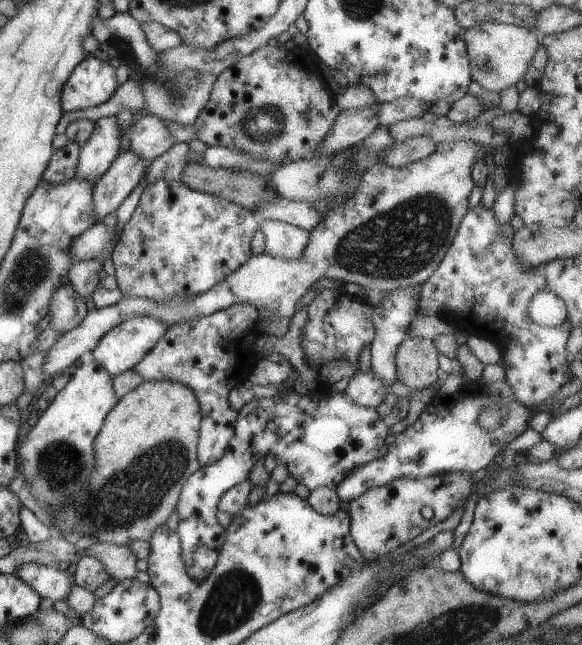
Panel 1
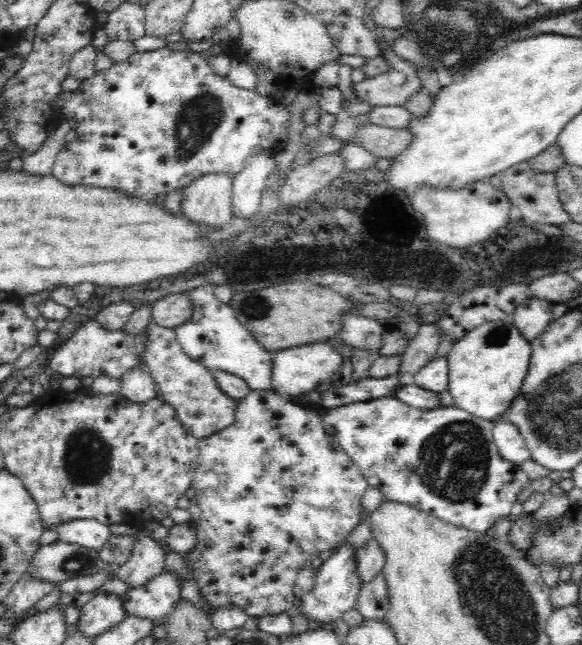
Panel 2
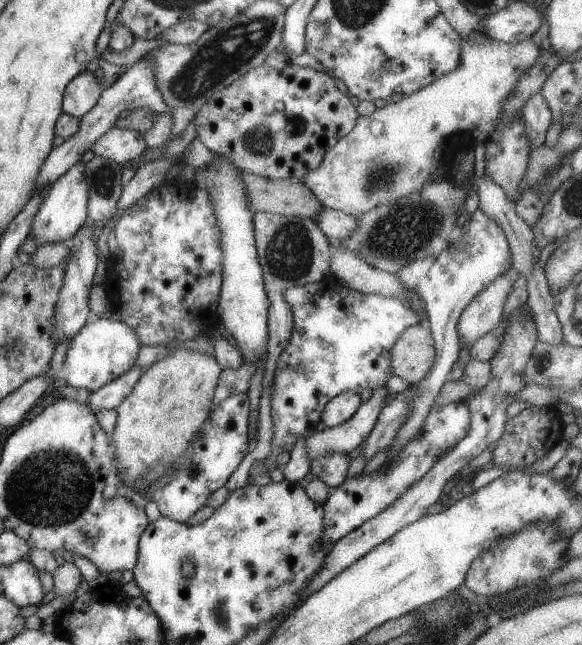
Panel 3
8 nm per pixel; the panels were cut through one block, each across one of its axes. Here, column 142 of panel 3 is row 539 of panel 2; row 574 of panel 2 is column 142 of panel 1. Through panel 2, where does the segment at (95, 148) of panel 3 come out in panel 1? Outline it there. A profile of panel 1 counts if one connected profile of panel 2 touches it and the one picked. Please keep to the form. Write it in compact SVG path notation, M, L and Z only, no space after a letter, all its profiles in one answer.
M143 113L130 127L129 150L141 160L151 162L176 143L165 127L165 121L153 114Z

